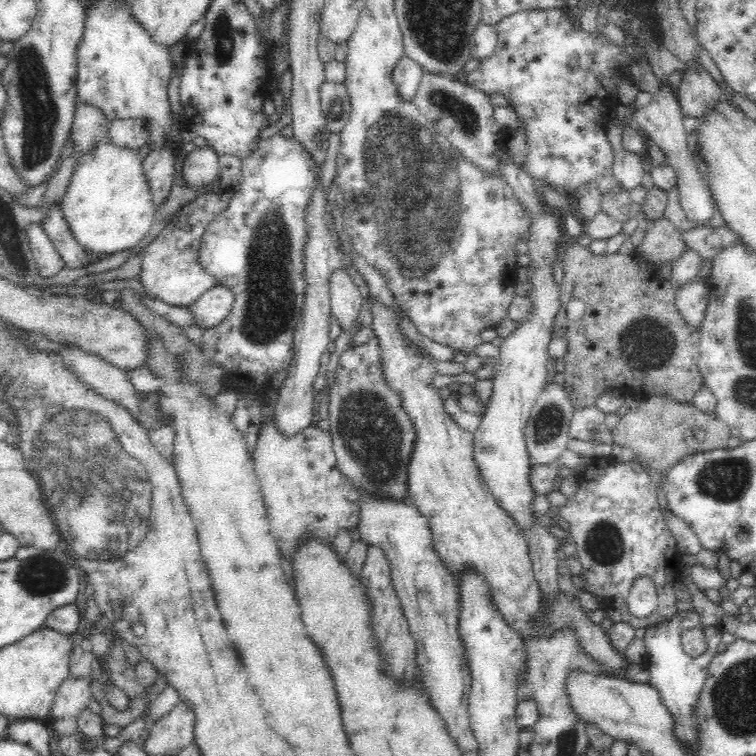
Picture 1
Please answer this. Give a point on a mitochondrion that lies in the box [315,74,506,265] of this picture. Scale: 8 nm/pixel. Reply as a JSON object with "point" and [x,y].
{"point":[463,114]}

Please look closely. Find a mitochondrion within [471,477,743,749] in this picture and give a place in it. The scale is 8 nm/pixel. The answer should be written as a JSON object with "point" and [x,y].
{"point":[604,544]}

